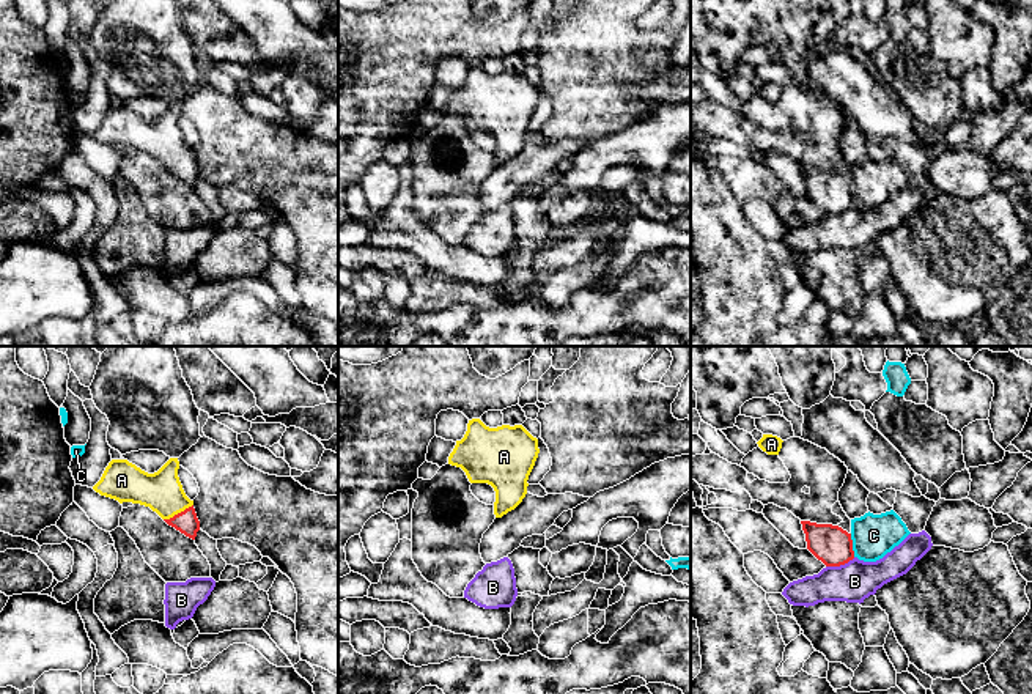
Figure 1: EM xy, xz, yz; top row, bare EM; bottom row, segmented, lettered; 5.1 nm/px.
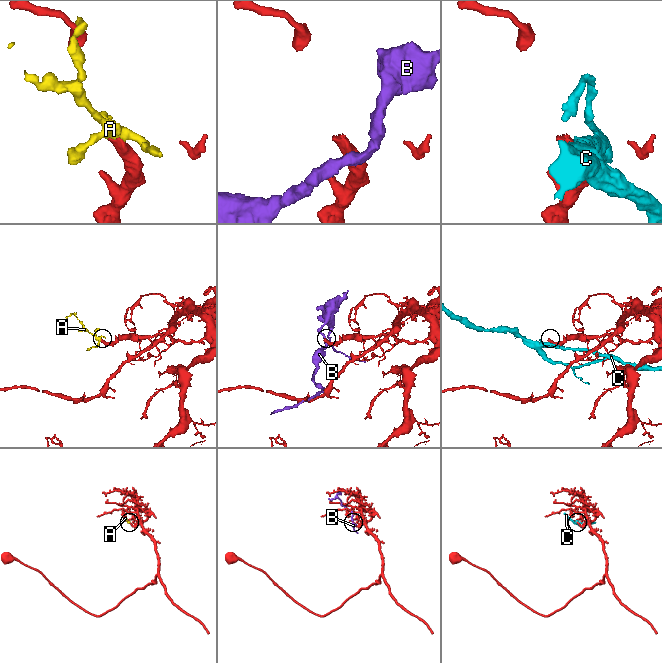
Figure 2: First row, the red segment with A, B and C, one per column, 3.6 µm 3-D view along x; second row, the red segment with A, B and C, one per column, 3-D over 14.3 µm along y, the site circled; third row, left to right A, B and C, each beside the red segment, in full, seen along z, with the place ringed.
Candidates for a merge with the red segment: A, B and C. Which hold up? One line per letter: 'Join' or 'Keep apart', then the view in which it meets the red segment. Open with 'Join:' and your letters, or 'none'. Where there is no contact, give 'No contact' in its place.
Join: A
A: Join. Touches red in xy
B: Keep apart. Touches red in yz
C: Keep apart. Touches red in yz

